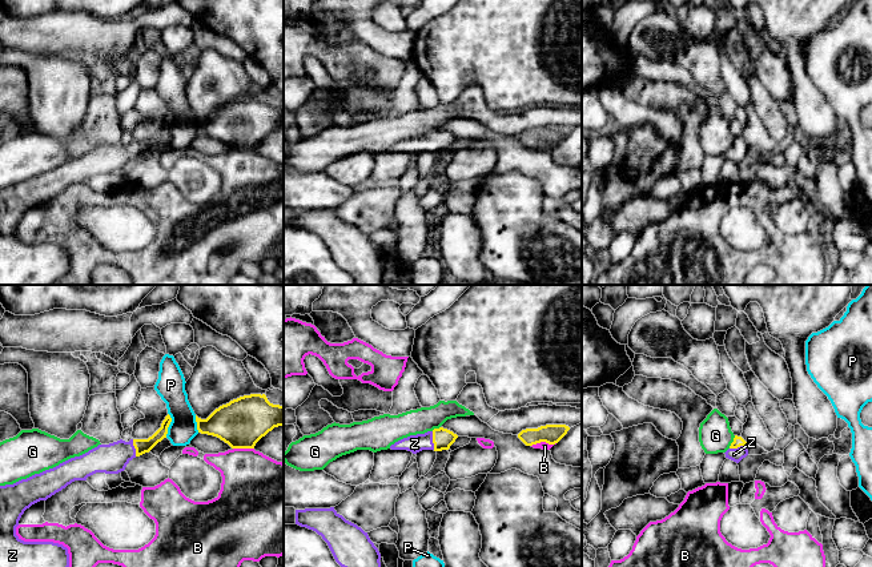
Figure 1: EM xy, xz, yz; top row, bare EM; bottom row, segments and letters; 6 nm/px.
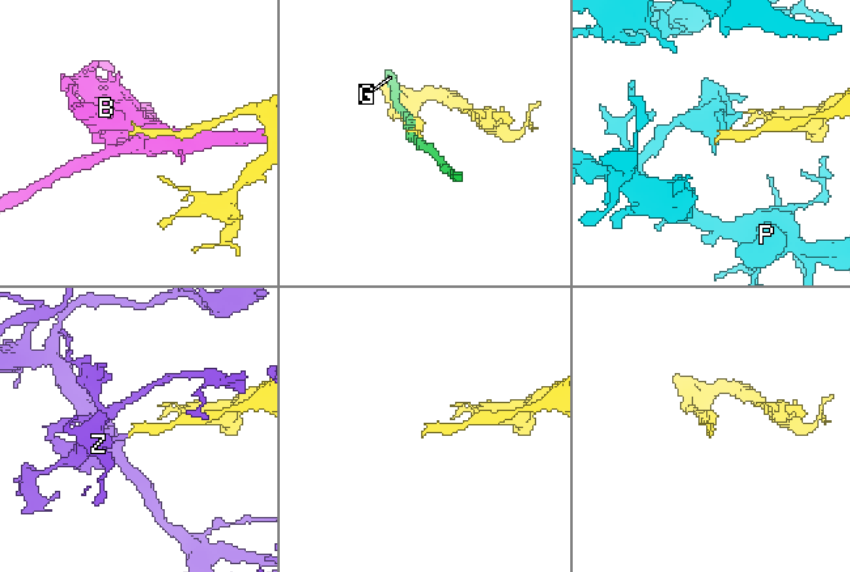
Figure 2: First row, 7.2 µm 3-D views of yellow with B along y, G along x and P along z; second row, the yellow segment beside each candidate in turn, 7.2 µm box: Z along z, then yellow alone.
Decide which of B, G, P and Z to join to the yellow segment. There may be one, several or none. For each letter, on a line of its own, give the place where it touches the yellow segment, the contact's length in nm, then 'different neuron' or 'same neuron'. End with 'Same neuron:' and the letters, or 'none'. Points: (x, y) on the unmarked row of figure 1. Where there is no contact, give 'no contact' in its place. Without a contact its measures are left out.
B: meets yellow in xz at (543, 143); contact 150 nm long; different neuron
G: meets yellow in yz at (732, 144); contact 90 nm long; different neuron
P: meets yellow in xy at (169, 125); contact 150 nm long; different neuron
Z: meets yellow in xz at (433, 143); contact 110 nm long; same neuron
Same neuron: Z

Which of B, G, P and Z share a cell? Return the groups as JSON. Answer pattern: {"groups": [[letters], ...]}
{"groups": [["B"], ["G"], ["P"], ["Z"]]}

